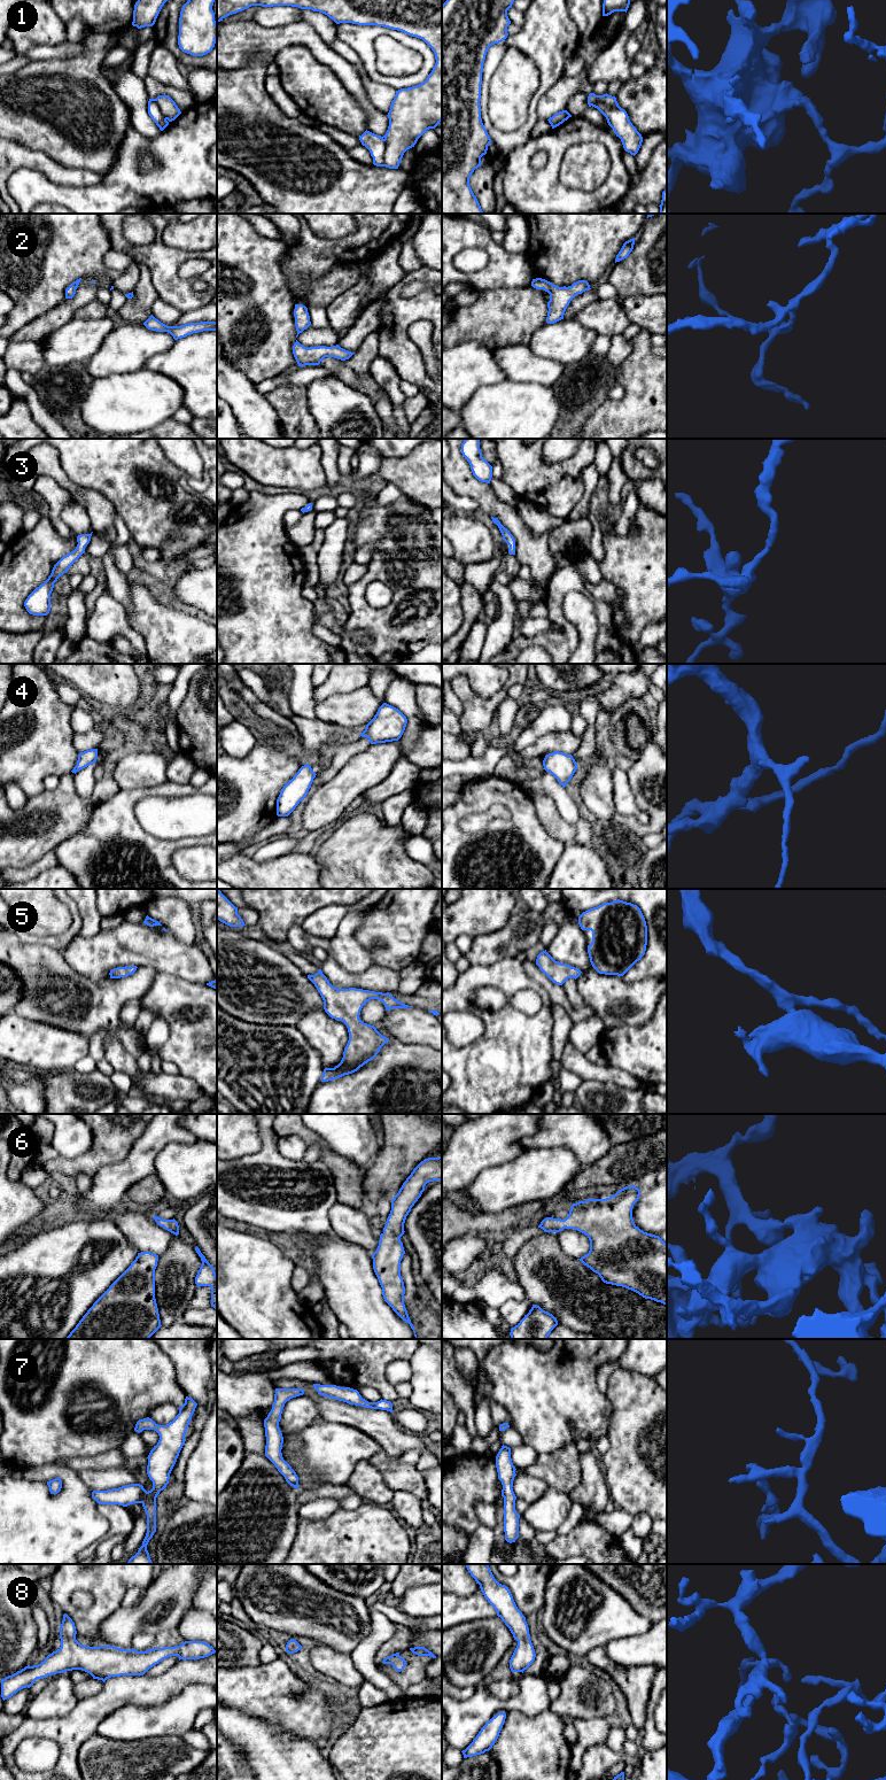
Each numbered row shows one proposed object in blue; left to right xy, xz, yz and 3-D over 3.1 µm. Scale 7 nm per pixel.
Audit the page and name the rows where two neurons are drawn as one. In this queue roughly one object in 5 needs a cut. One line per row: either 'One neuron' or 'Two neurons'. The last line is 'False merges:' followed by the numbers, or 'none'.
1: Two neurons
2: One neuron
3: One neuron
4: One neuron
5: One neuron
6: One neuron
7: One neuron
8: One neuron
False merges: 1

